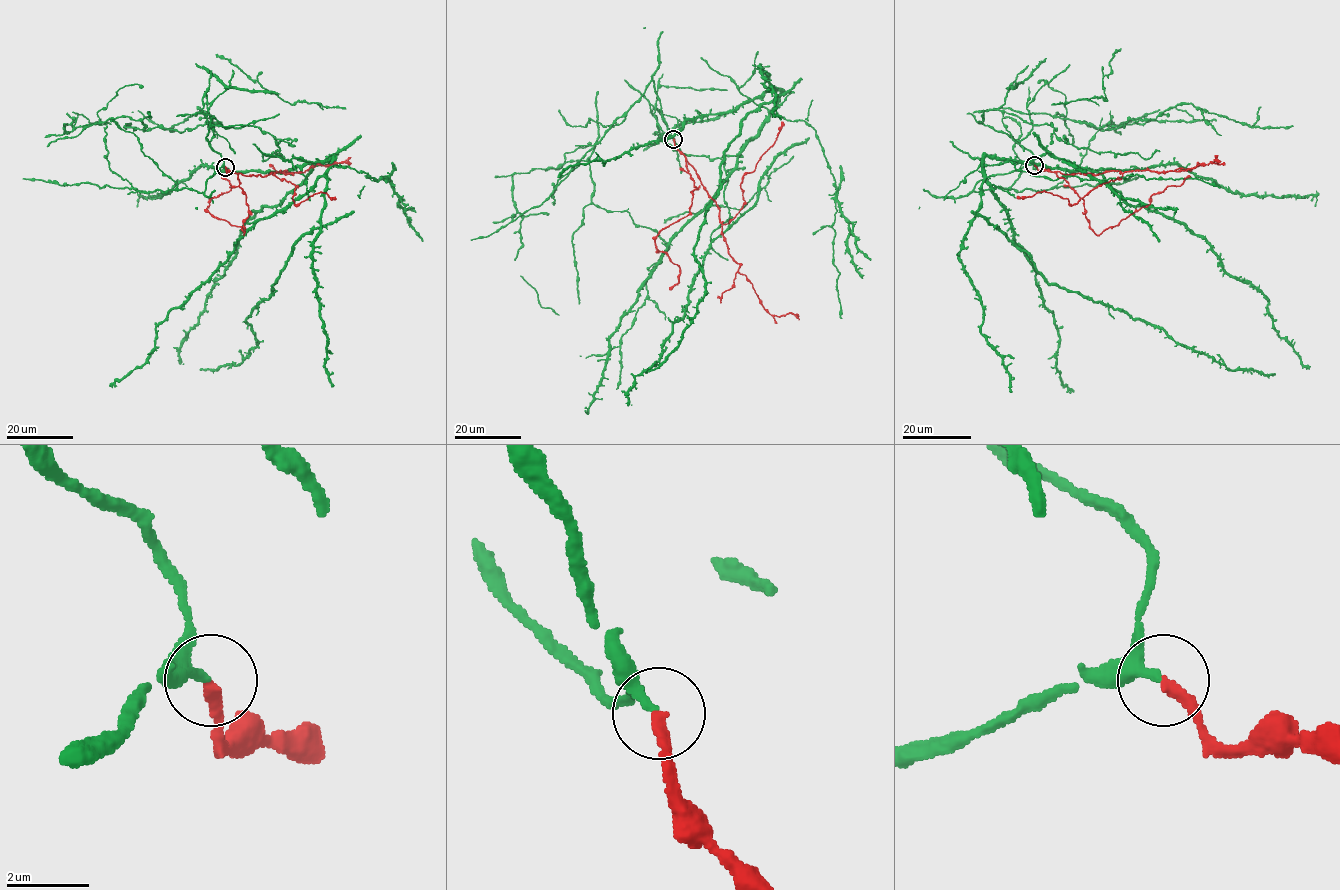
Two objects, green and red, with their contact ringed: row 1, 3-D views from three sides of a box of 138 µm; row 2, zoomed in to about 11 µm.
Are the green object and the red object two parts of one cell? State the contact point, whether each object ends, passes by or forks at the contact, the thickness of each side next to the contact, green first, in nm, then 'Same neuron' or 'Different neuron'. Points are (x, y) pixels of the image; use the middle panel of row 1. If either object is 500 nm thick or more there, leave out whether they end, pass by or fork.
Place: (673, 139). At the ring green ends. At the ring red ends. Thickness 260 nm (green) against 300 nm. Same neuron

